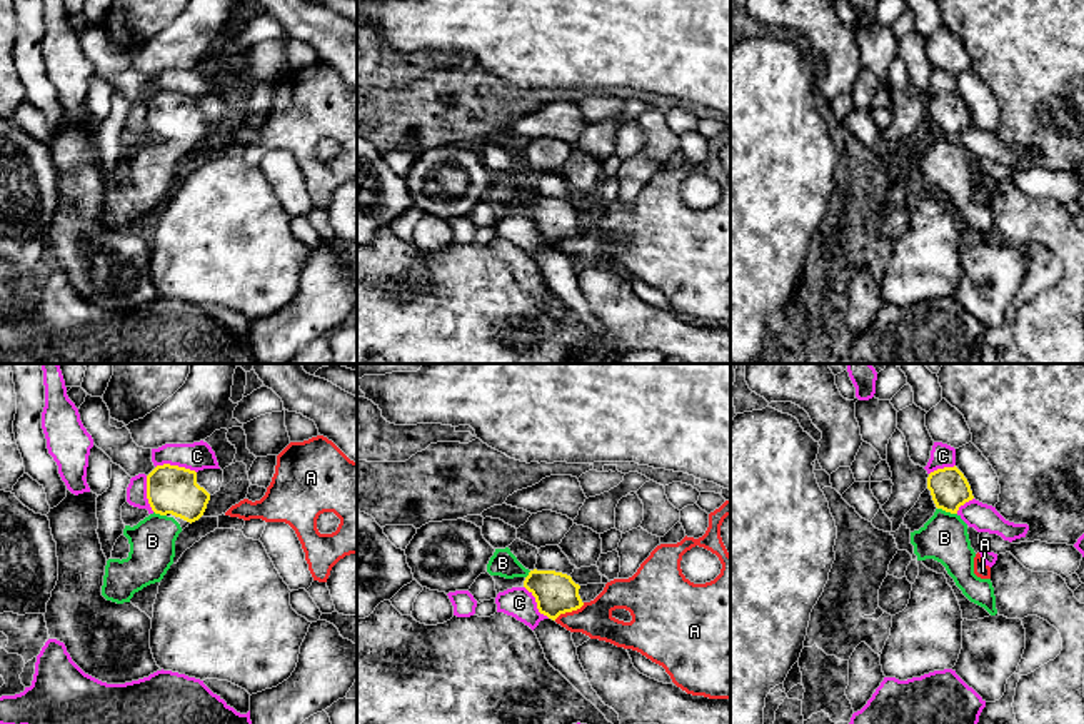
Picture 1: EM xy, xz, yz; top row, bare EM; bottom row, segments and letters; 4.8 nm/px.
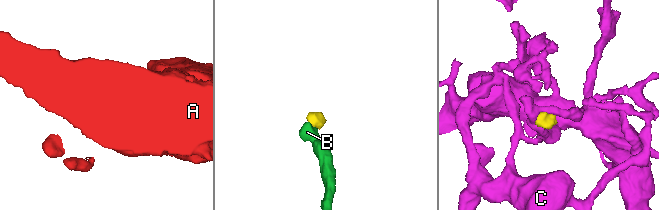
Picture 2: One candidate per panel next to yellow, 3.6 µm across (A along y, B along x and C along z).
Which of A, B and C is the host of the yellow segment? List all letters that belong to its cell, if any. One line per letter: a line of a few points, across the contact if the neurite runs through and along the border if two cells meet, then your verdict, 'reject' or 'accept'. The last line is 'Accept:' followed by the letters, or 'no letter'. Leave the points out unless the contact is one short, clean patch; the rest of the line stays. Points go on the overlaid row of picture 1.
A: line xz (584, 603), (576, 609), (561, 613), (554, 619); reject
B: line yz (949, 489), (948, 511), (944, 537); accept
C: line xy (155, 466), (177, 464), (195, 472); reject
Accept: B

